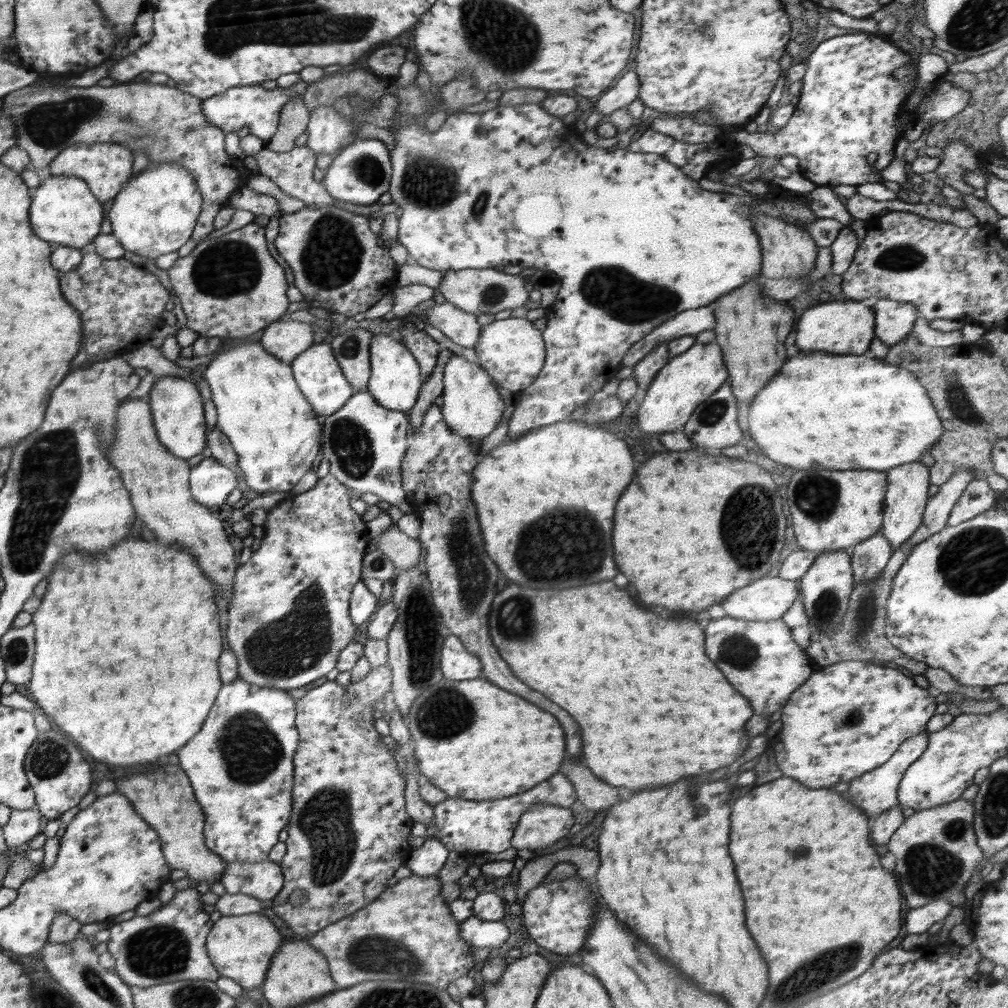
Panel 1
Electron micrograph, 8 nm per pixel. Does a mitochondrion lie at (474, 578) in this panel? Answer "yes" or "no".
yes

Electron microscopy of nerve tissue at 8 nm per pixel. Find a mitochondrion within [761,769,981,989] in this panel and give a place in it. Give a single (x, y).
(931, 868)

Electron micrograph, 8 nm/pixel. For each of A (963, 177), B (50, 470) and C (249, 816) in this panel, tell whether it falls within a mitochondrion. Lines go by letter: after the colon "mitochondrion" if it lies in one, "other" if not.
A: other
B: mitochondrion
C: other

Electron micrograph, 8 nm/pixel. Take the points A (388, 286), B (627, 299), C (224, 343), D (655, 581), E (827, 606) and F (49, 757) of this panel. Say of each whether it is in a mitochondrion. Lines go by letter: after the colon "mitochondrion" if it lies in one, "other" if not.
A: other
B: mitochondrion
C: other
D: other
E: mitochondrion
F: mitochondrion

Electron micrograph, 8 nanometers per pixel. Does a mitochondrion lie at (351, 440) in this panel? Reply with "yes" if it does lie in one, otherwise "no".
yes

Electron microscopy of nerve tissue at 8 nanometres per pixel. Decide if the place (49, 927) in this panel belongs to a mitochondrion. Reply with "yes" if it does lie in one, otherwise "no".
no

